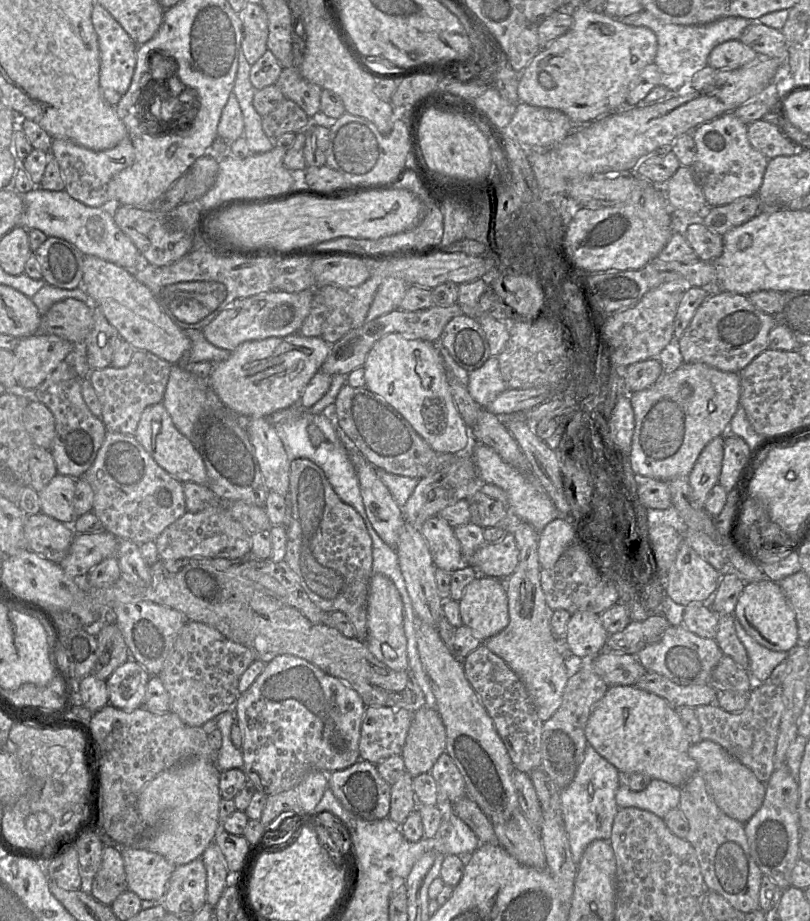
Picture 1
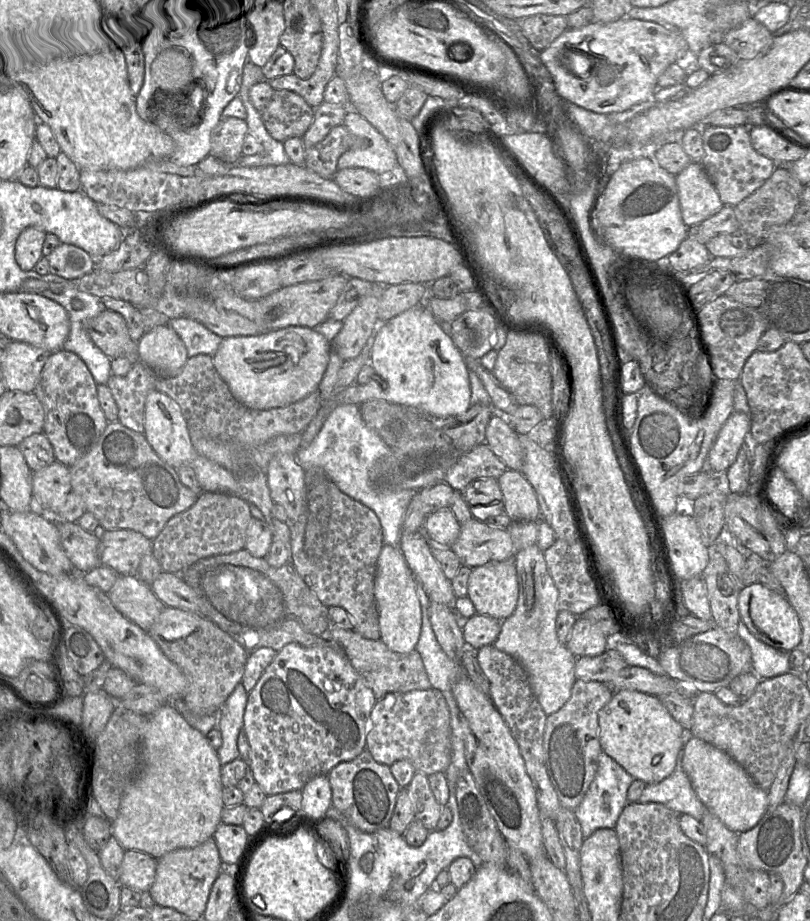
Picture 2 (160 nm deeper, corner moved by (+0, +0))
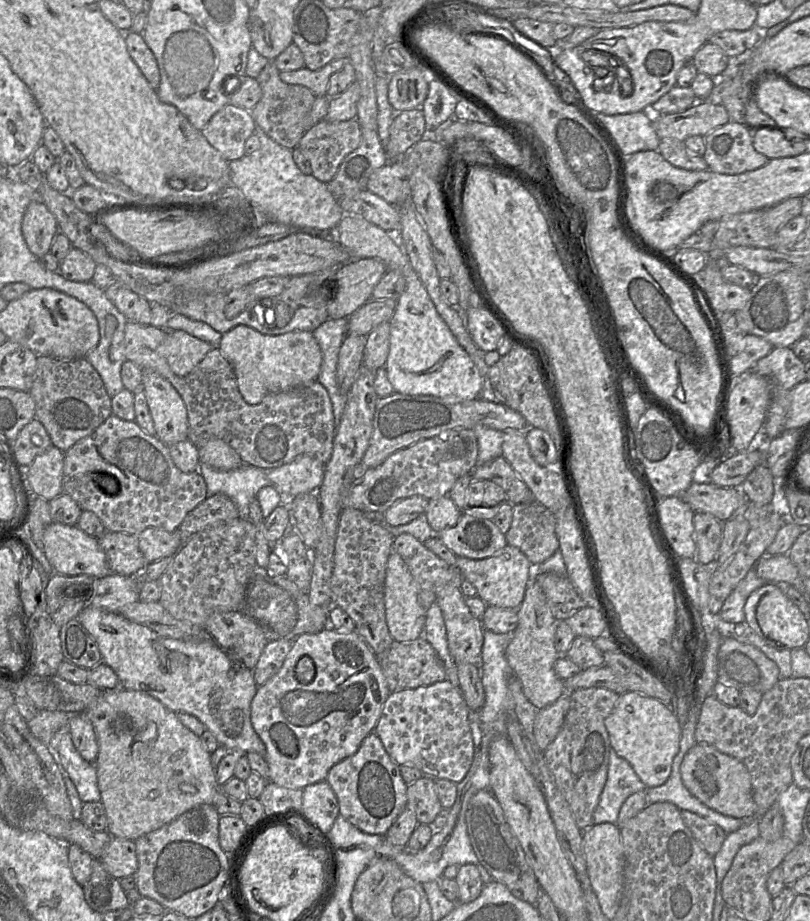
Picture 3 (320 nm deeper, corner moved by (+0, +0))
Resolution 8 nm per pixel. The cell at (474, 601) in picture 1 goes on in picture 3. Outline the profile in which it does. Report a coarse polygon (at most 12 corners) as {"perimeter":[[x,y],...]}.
{"perimeter":[[507,544],[493,556],[457,556],[487,605],[518,609],[534,565]]}

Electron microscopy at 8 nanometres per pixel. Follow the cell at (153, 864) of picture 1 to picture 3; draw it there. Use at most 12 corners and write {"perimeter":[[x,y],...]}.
{"perimeter":[[112,837],[100,861],[114,878],[138,868],[133,840]]}

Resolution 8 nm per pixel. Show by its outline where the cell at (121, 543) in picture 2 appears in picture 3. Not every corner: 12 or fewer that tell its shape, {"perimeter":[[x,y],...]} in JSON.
{"perimeter":[[149,527],[137,535],[147,563],[173,557],[178,531]]}

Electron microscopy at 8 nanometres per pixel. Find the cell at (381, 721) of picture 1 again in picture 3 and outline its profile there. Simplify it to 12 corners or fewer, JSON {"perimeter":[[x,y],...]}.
{"perimeter":[[448,680],[392,692],[374,732],[392,760],[461,782],[469,711]]}

